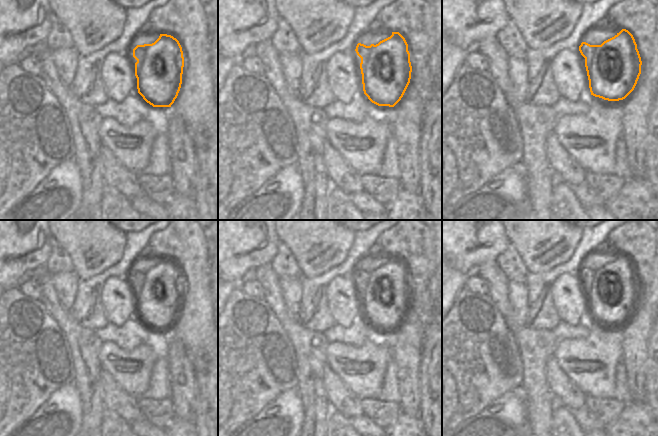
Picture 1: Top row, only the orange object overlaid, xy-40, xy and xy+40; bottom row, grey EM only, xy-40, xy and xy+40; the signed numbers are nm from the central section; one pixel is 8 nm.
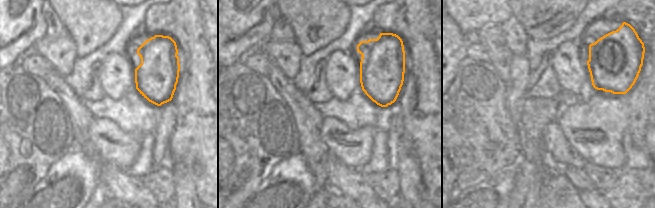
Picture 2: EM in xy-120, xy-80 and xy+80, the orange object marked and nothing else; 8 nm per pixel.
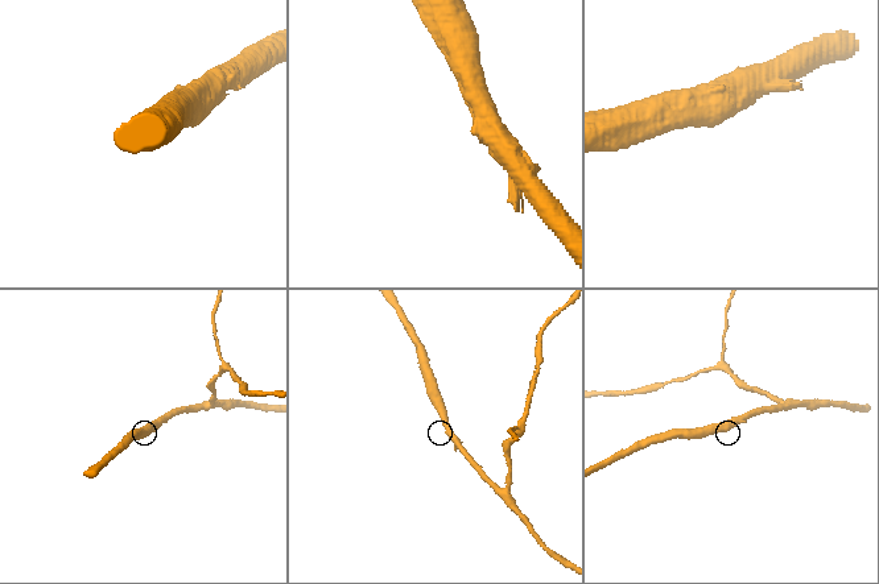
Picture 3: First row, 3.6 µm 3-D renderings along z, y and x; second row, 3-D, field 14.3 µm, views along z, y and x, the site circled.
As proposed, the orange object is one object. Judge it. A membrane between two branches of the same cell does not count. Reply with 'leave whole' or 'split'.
leave whole

